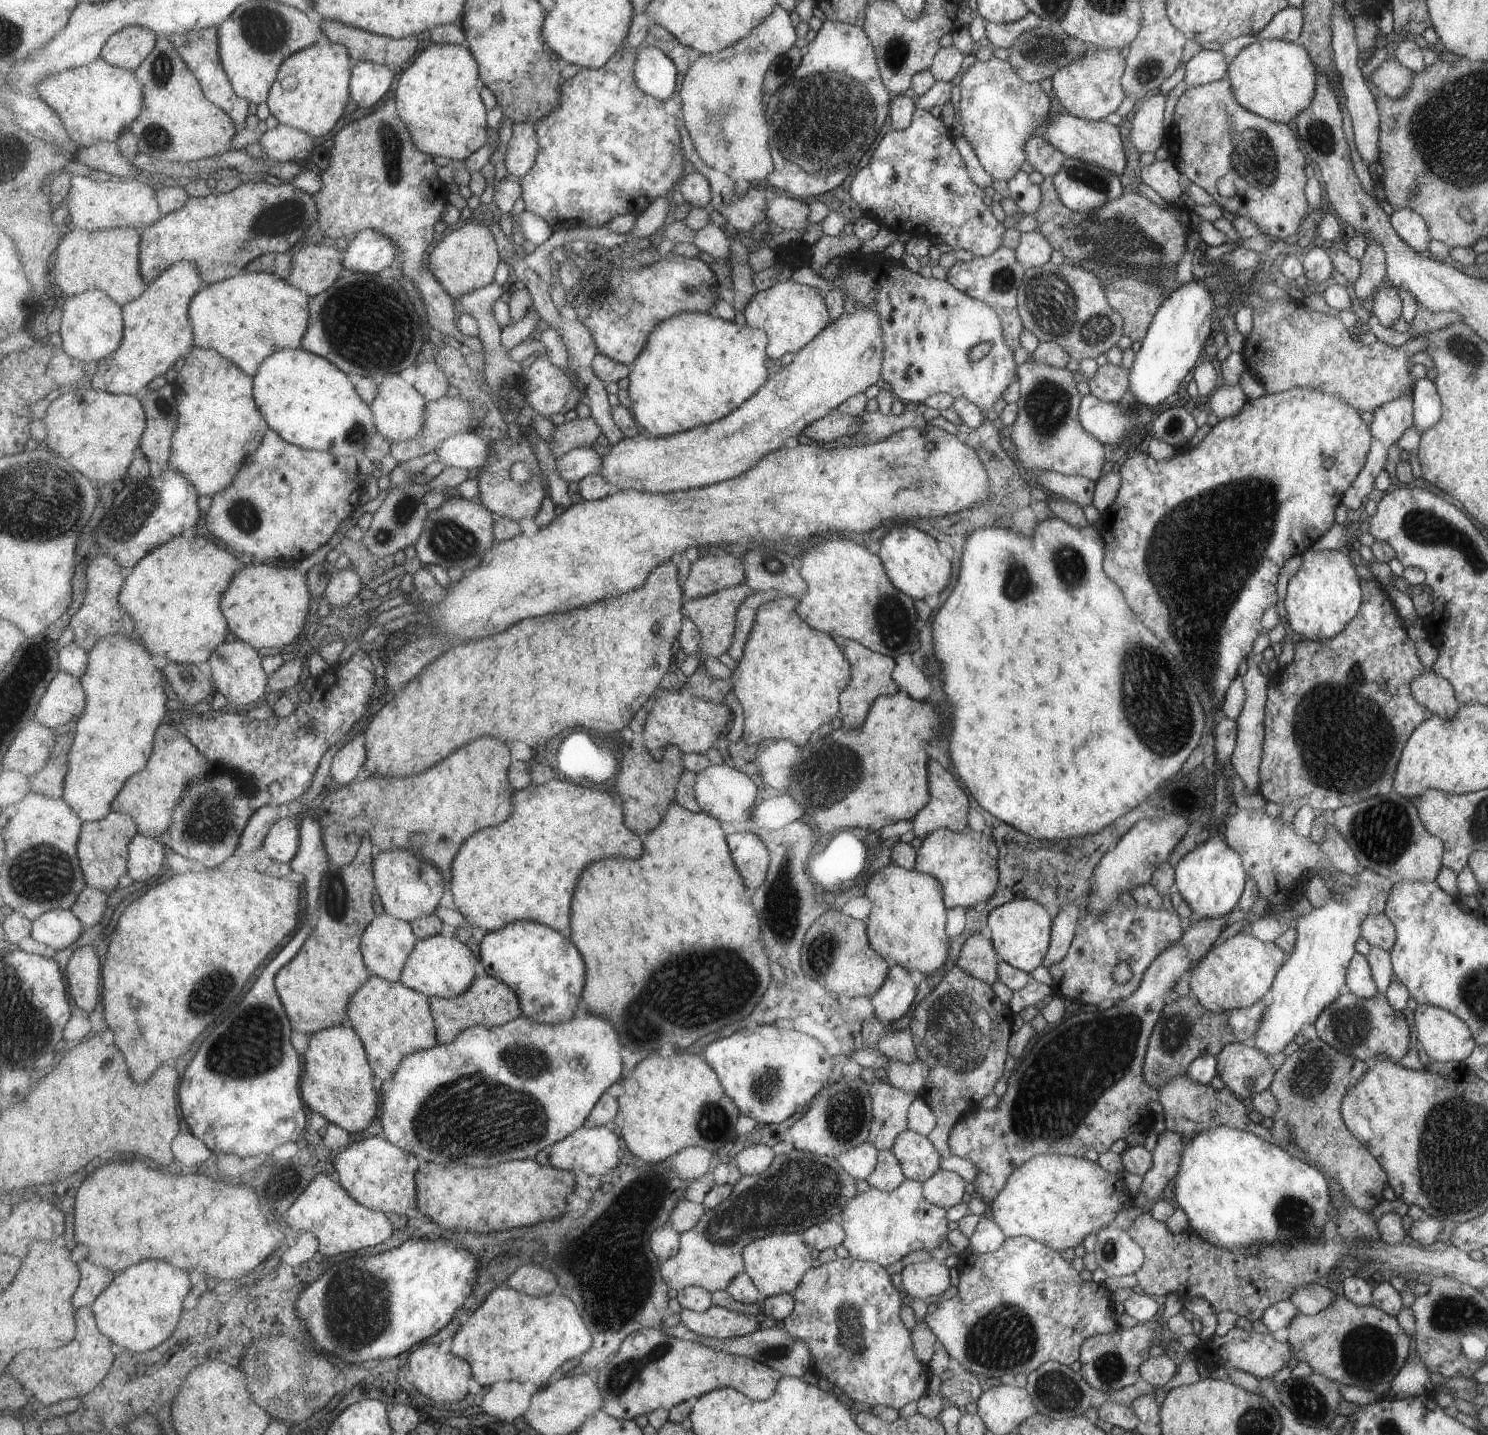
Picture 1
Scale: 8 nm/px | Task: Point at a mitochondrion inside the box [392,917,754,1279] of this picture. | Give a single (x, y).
(474, 1117)

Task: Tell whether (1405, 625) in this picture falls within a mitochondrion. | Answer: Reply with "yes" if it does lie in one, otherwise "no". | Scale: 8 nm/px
no

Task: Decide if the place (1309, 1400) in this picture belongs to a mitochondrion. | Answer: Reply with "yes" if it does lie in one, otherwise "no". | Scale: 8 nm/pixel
yes

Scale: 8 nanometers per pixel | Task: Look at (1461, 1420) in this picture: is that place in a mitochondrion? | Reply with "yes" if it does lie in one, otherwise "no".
no

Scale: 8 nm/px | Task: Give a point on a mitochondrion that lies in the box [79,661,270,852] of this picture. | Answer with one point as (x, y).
(212, 815)

